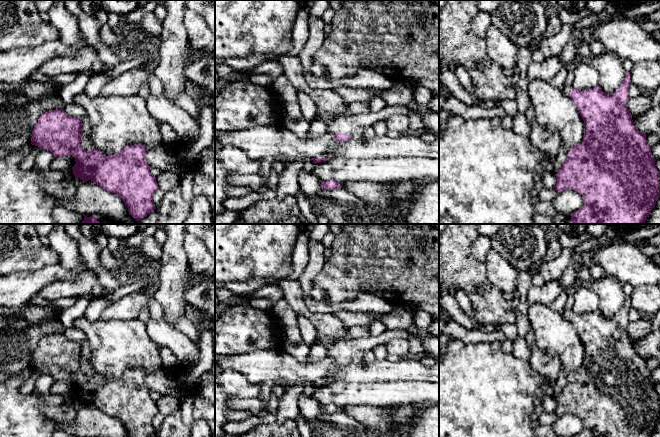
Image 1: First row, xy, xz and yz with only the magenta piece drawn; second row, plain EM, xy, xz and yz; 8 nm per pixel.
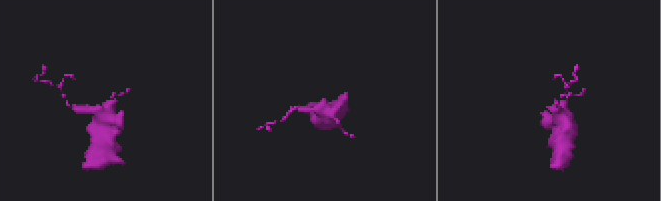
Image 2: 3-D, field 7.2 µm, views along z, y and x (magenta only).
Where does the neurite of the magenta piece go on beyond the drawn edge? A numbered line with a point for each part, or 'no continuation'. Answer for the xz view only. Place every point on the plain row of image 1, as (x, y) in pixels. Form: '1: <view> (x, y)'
1: xz (353, 349)

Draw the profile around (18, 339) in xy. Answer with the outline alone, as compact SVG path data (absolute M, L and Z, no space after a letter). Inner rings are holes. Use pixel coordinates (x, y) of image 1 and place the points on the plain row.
M0 306L0 372L10 376L19 375L23 370L31 367L31 359L39 341L50 334L64 333L58 317L50 317L37 325L29 324L21 317L23 307Z

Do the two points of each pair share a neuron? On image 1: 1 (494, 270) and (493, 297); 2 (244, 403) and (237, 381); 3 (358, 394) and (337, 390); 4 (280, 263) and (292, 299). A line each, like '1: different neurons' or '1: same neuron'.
1: different neurons
2: different neurons
3: same neuron
4: different neurons

